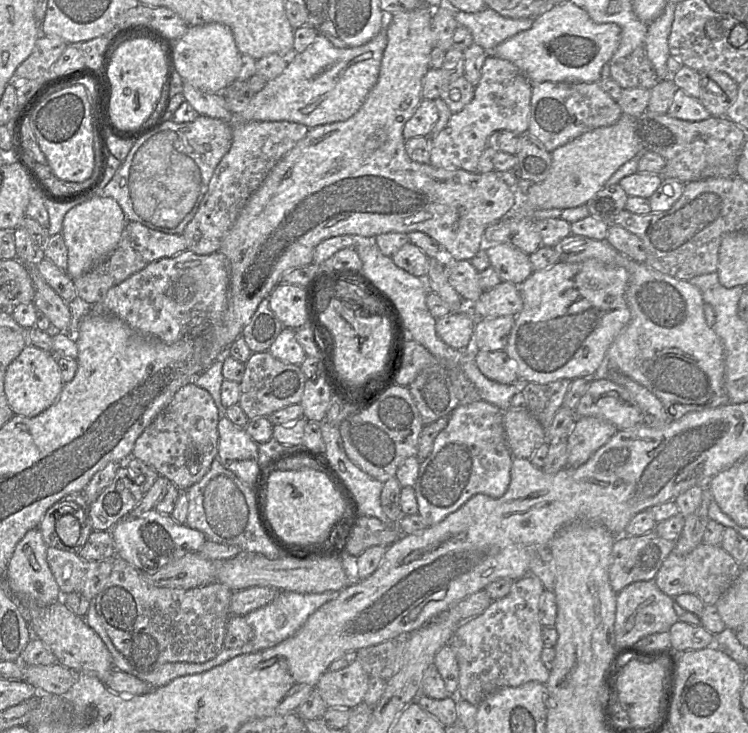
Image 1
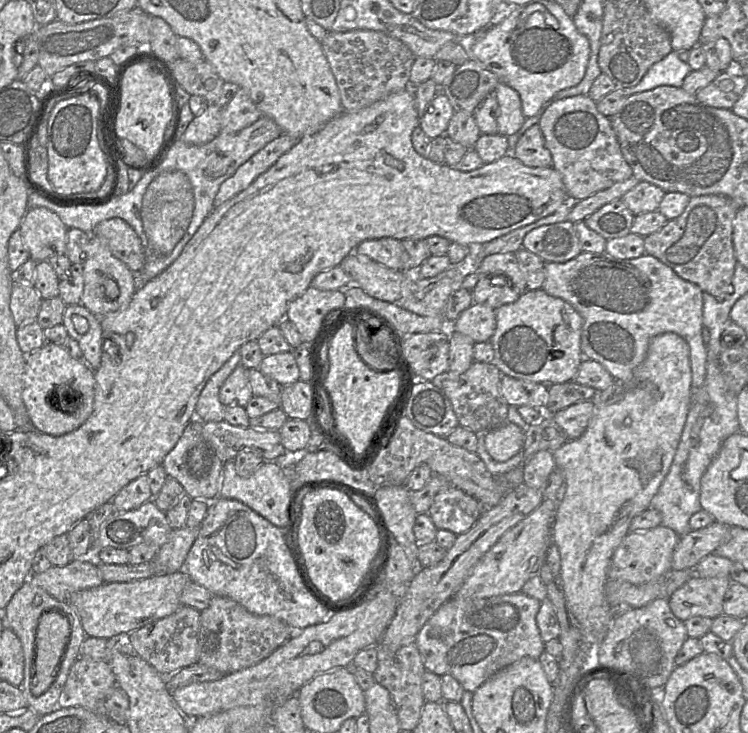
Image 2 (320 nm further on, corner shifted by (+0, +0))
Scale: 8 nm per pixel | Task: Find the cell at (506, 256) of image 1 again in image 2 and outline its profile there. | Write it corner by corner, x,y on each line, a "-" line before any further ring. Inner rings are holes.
482,275
472,290
474,303
486,305
493,309
513,303
519,299
522,293
517,292
511,283
493,279
491,276

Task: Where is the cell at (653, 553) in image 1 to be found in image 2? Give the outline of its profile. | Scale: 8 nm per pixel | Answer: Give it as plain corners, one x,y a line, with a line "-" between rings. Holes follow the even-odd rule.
714,522
680,537
673,552
671,570
694,569
704,557
728,541
729,530
729,526

